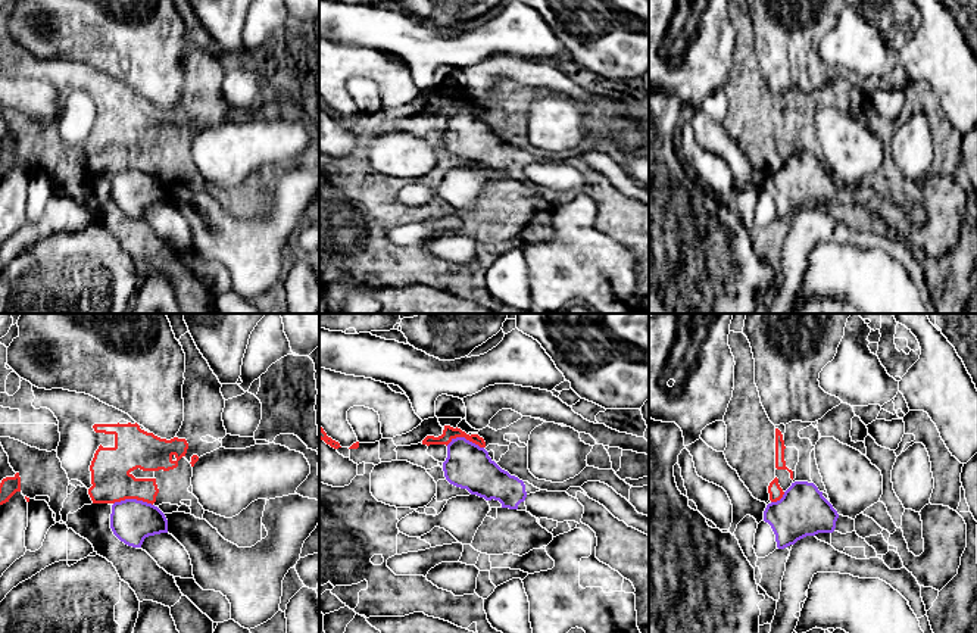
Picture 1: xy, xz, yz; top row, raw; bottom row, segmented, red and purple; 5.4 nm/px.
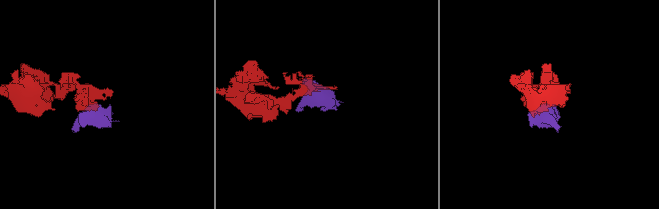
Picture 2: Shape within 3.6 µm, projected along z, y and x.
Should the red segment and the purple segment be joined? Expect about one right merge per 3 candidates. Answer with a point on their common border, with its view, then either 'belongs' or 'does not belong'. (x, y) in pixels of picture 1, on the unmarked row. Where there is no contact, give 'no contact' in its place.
contact xy (133, 168); does not belong

